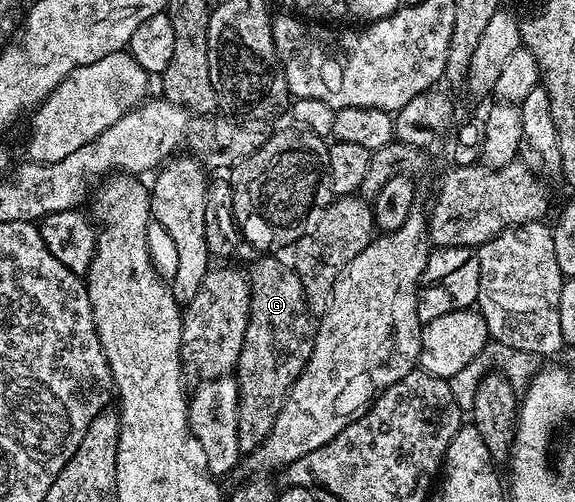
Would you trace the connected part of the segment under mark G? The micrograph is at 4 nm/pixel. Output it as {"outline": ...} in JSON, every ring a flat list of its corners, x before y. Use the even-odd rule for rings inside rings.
{"outline":[[261,256,253,267,248,267,249,279,249,319,247,332,243,336,243,348,235,367,238,384,238,440,242,455,249,454,275,428,275,416,283,408,293,381,300,376,312,354,315,318,309,309,303,284,292,265,283,263,277,256]]}

